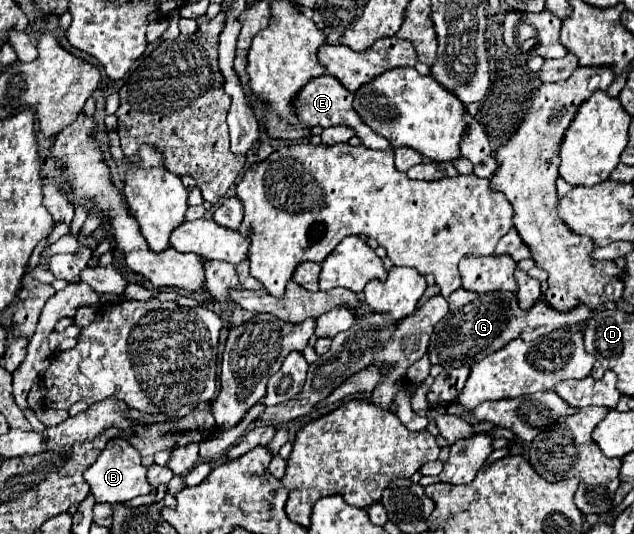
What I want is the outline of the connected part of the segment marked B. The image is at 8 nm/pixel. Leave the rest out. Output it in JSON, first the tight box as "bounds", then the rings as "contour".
{"bounds":[83,439,151,503],"contour":[[[115,439],[115,443],[121,445],[119,455],[111,455],[109,449],[103,449],[97,461],[83,473],[85,481],[91,485],[91,495],[97,503],[125,503],[151,491],[151,485],[147,481],[147,467],[141,465],[139,451],[127,439]]]}

